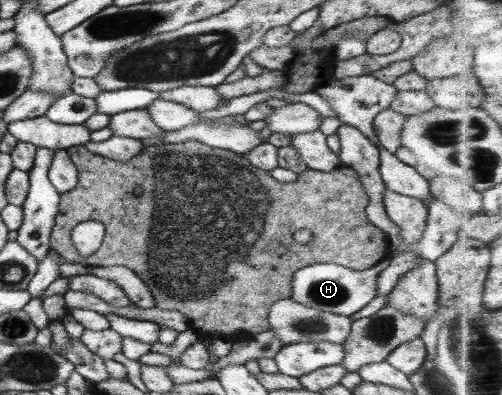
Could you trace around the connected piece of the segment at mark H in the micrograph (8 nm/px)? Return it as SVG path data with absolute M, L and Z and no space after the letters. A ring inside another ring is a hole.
M389 255L366 270L352 270L336 263L316 263L299 268L292 280L291 298L318 310L350 317L377 296L378 274L388 266L391 258Z

